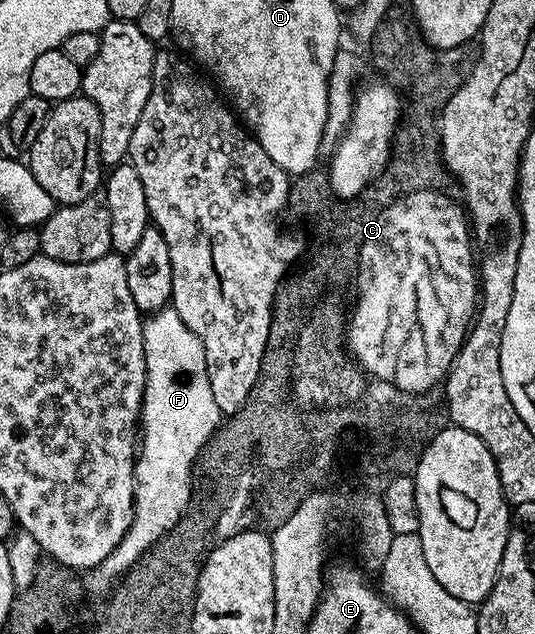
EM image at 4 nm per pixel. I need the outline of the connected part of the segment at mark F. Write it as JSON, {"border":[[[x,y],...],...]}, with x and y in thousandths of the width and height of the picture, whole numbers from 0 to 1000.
{"border":[[[308,486],[292,491],[269,508],[269,560],[273,562],[273,606],[269,607],[269,640],[262,645],[265,667],[265,696],[258,703],[254,726],[254,793],[247,830],[236,845],[178,894],[170,907],[179,924],[207,926],[226,909],[239,904],[241,896],[295,853],[331,820],[344,812],[351,790],[359,781],[359,738],[374,710],[389,699],[393,688],[415,664],[407,637],[400,637],[400,618],[393,618],[389,604],[389,569],[381,560],[378,543],[348,511],[331,498],[327,489]]]}

